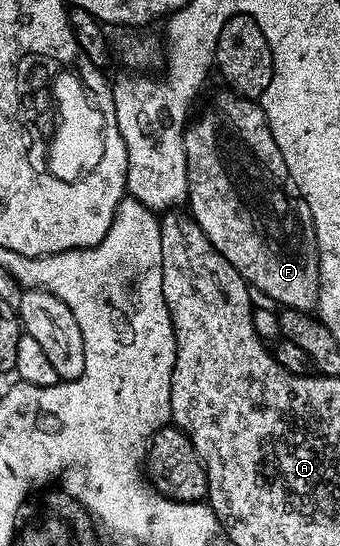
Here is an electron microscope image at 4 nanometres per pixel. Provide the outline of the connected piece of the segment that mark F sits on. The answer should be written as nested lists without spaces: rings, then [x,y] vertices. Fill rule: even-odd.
[[[223,93],[209,104],[208,111],[197,122],[193,121],[184,132],[184,150],[185,156],[188,157],[187,209],[195,222],[202,228],[202,232],[206,232],[210,244],[214,244],[214,248],[218,248],[218,252],[222,252],[222,256],[226,256],[226,260],[230,260],[230,264],[234,264],[236,271],[241,274],[253,291],[259,292],[261,290],[266,297],[273,298],[277,302],[275,305],[280,308],[305,312],[315,311],[320,301],[320,251],[316,248],[316,229],[314,228],[314,220],[310,216],[310,208],[304,197],[296,191],[296,187],[290,184],[286,160],[282,160],[282,152],[270,132],[261,106],[253,99],[241,98],[239,94]]]

